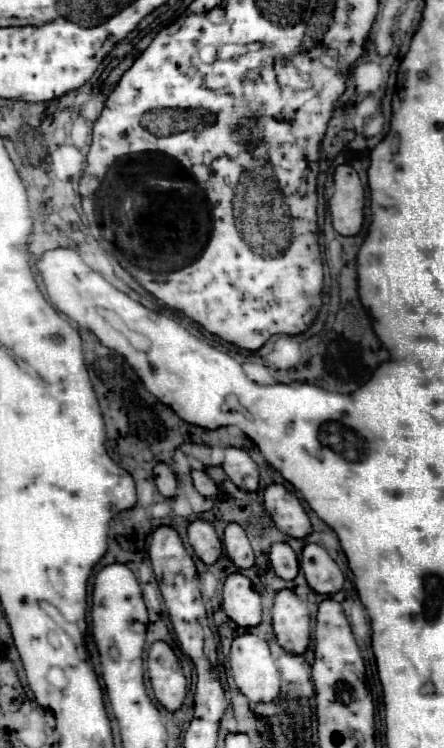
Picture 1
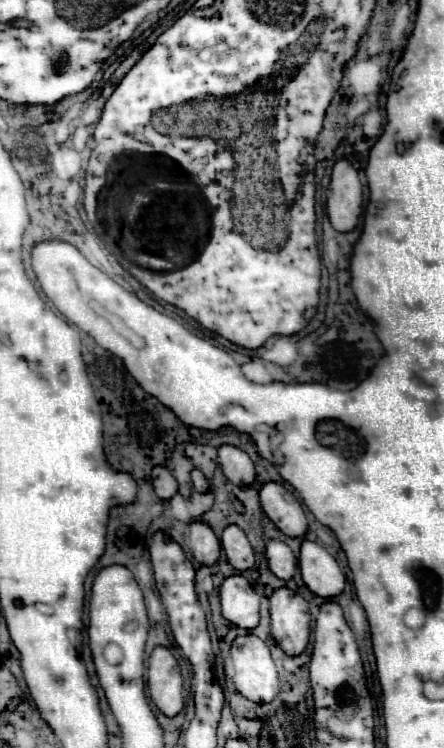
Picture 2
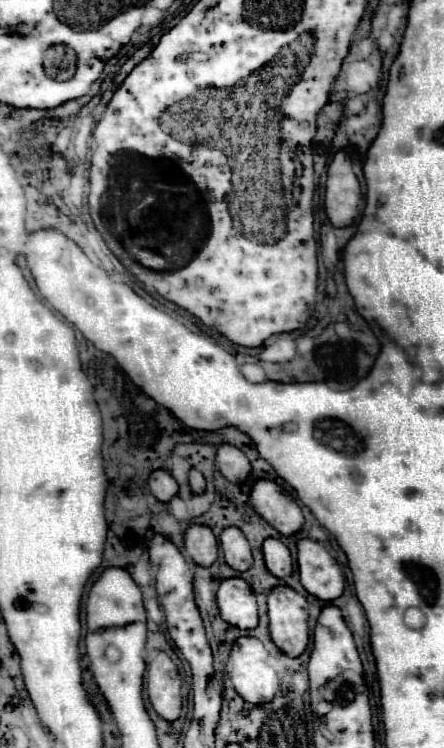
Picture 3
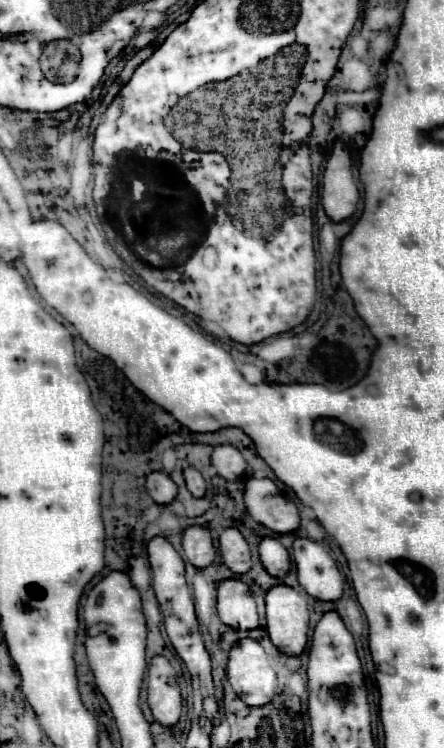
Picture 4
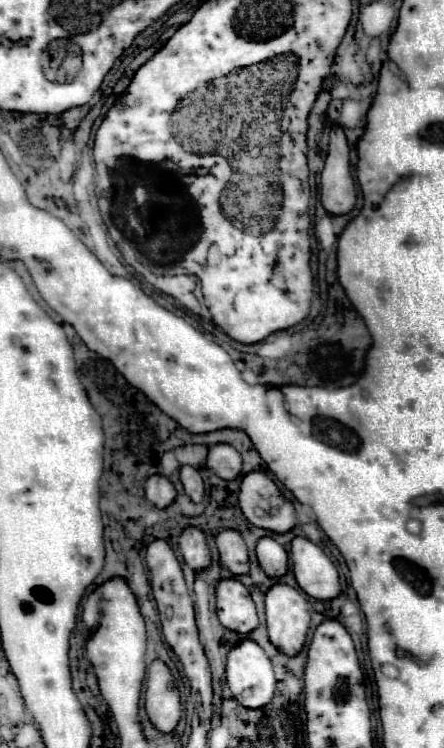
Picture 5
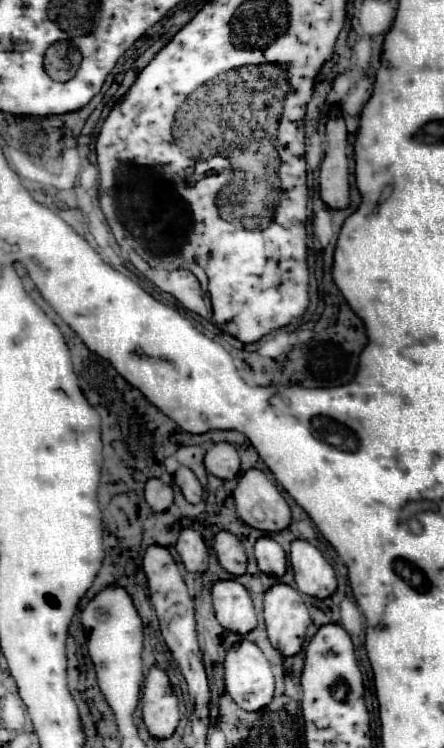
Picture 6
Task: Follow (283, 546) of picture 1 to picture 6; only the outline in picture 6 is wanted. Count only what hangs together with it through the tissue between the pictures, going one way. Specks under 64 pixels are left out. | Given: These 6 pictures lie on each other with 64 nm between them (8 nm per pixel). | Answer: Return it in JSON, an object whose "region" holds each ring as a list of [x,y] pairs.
{"region":[[[264,536],[256,542],[254,546],[254,556],[258,562],[258,568],[268,574],[268,576],[284,576],[286,572],[286,552],[282,550],[282,546],[278,542],[274,542],[272,538]]]}

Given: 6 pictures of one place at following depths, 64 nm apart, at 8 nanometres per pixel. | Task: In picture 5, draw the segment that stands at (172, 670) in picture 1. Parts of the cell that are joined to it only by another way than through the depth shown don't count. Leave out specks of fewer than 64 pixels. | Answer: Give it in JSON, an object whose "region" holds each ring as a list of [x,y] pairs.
{"region":[[[154,660],[146,672],[146,712],[160,732],[172,732],[180,720],[180,692],[170,668]]]}

